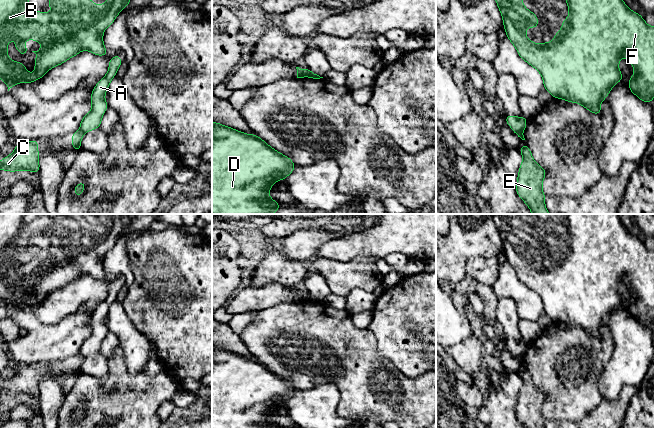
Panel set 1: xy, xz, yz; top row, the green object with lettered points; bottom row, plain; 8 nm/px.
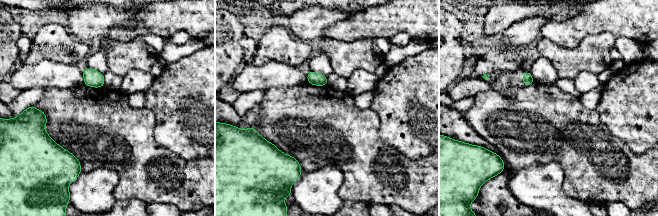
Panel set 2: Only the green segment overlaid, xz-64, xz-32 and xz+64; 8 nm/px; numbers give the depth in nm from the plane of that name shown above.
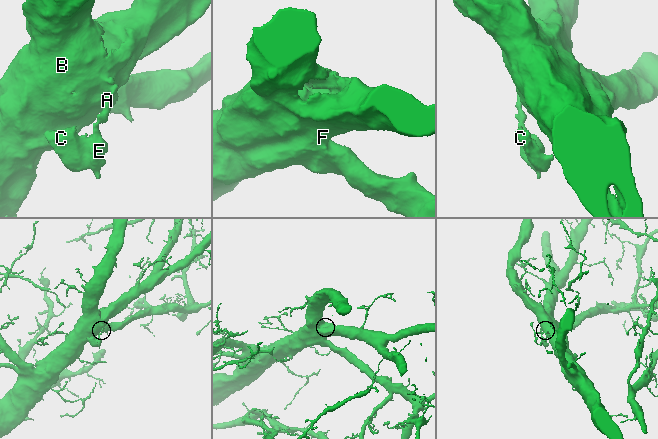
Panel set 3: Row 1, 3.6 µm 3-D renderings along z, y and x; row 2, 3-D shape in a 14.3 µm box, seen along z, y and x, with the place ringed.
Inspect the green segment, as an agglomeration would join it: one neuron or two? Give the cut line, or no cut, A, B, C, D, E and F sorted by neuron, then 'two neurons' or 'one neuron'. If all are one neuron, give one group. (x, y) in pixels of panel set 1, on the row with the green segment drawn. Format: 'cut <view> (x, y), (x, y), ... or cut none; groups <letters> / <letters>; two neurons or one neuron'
cut xz (305, 68), (307, 76); groups A B D F / C E; two neurons

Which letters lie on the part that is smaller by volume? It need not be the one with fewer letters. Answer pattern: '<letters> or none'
C, E

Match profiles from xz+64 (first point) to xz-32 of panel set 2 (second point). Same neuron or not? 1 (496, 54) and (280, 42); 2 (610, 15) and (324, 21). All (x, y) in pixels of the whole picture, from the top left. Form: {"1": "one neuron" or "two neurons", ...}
{"1": "one neuron", "2": "two neurons"}

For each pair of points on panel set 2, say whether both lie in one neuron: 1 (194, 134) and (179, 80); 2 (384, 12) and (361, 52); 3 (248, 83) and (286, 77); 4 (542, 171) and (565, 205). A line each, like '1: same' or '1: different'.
1: same
2: different
3: same
4: same

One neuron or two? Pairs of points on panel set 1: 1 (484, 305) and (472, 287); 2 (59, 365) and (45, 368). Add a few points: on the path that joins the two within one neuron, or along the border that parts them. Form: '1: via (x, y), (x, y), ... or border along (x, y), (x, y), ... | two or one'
1: via (480, 301), (472, 291) | one
2: via (56, 368), (48, 368) | one

